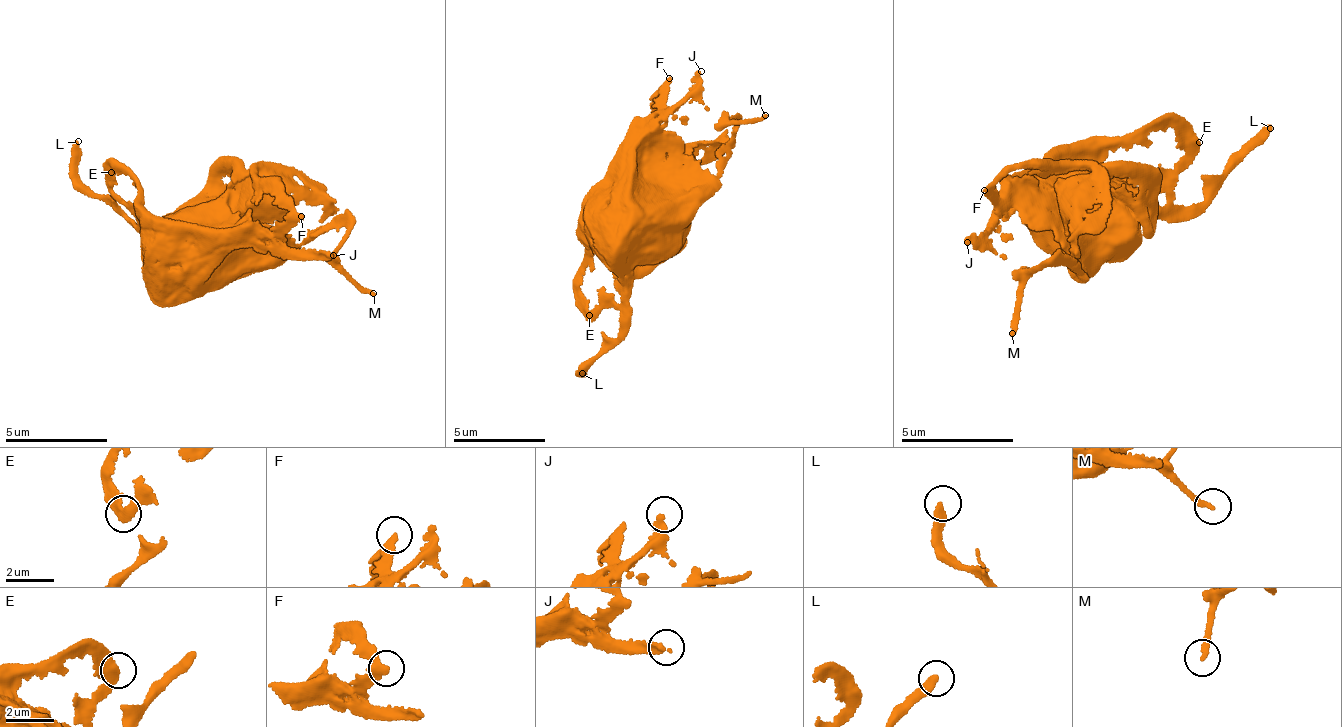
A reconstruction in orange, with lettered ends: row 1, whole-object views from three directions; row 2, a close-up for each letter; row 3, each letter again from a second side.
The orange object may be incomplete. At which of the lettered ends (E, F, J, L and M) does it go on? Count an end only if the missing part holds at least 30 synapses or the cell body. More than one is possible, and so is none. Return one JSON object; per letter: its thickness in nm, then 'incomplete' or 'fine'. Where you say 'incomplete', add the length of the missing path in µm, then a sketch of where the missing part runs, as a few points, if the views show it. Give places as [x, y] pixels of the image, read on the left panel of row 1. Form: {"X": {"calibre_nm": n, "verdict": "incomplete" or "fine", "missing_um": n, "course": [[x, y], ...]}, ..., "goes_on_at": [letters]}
{"E": {"calibre_nm": 320, "verdict": "fine"}, "F": {"calibre_nm": 240, "verdict": "fine"}, "J": {"calibre_nm": 280, "verdict": "incomplete", "missing_um": 120}, "L": {"calibre_nm": 280, "verdict": "fine"}, "M": {"calibre_nm": 200, "verdict": "fine"}, "goes_on_at": ["J"]}

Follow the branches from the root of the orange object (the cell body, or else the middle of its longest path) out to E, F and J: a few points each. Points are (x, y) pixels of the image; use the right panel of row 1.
E: (1076, 208), (1071, 205), (1073, 193), (1064, 184), (1071, 176), (1067, 170), (1087, 144), (1176, 125), (1199, 142)
F: (1076, 208), (1071, 205), (1071, 195), (1073, 198), (1059, 199), (1039, 192), (1012, 197), (984, 190)
J: (1076, 208), (1071, 195), (1060, 202), (1046, 198), (1039, 206), (1002, 213), (974, 244), (967, 242)

